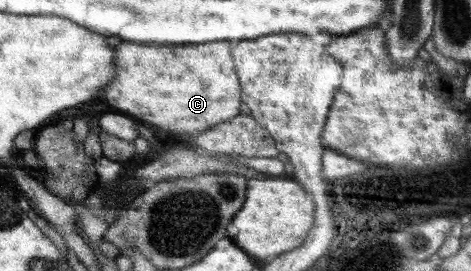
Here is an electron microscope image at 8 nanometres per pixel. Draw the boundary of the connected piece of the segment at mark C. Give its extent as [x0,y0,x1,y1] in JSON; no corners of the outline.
[105,41,242,136]

